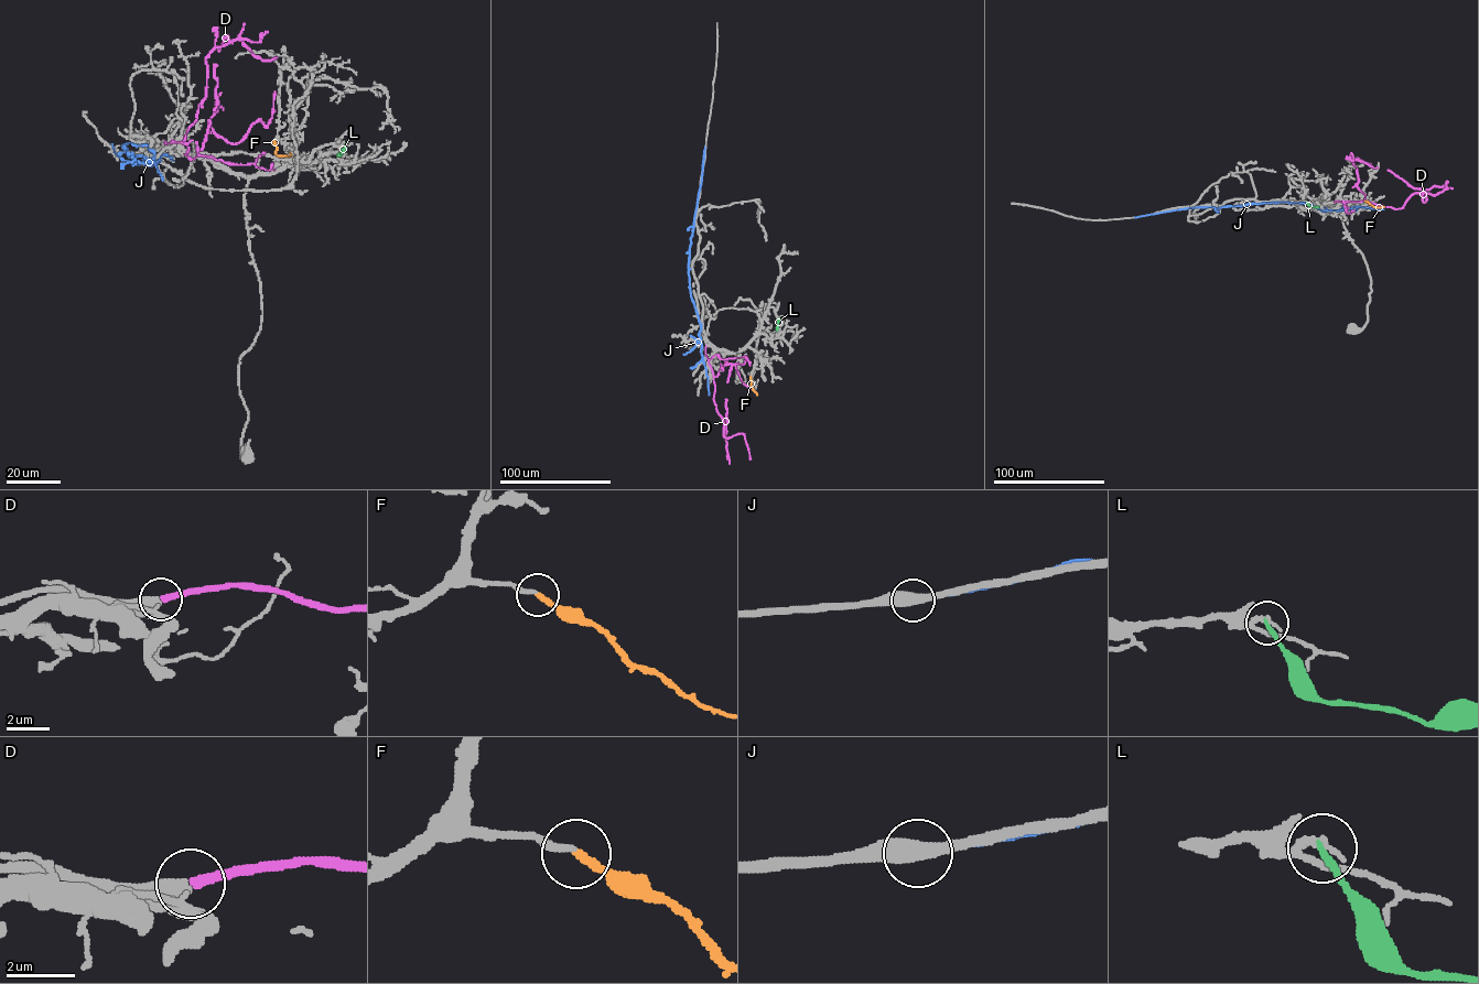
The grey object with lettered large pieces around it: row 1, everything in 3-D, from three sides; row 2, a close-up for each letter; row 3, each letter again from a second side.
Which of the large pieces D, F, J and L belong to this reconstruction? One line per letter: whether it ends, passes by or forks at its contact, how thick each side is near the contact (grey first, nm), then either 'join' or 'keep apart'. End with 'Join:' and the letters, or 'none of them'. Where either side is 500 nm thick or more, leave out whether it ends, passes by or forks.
D: 550/260 nm | join
F: it ends | 200/240 nm | join
J: it ends | 480/240 nm | keep apart
L: it ends | 240/190 nm | keep apart
Join: D, F

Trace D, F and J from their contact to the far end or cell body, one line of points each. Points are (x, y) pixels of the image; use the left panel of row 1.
D: (165, 142), (184, 140), (191, 160), (208, 120), (236, 143), (257, 120), (270, 121), (274, 93)
F: (274, 140), (277, 155), (291, 154)
J: (163, 180), (151, 161), (136, 158), (123, 146), (147, 144), (153, 154), (150, 164), (165, 154), (173, 160)

